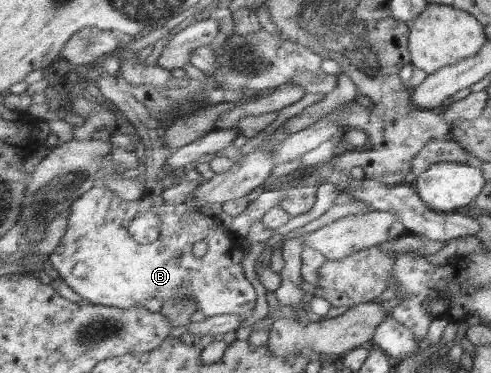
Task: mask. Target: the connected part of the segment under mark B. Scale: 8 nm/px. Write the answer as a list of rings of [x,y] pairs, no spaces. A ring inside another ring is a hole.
[[[98,184],[92,187],[88,192],[85,192],[72,206],[69,208],[70,214],[68,217],[68,230],[66,234],[62,237],[60,241],[60,246],[58,249],[54,251],[52,255],[49,256],[49,260],[51,261],[51,265],[53,268],[59,273],[59,276],[65,282],[67,286],[73,289],[86,303],[92,303],[94,305],[106,305],[106,306],[117,306],[117,307],[133,307],[142,305],[144,301],[147,301],[151,298],[162,299],[163,302],[171,299],[172,297],[179,297],[180,295],[186,295],[187,297],[192,297],[197,300],[199,310],[205,315],[207,318],[211,316],[218,315],[240,315],[245,319],[250,318],[252,314],[254,314],[254,308],[256,308],[256,300],[258,300],[258,294],[256,294],[256,290],[254,290],[254,286],[248,282],[248,278],[246,278],[246,274],[244,274],[244,268],[242,268],[242,260],[244,260],[244,245],[246,241],[244,238],[236,238],[231,236],[232,232],[230,227],[224,226],[224,222],[217,217],[213,216],[205,216],[202,213],[196,211],[193,213],[191,208],[186,205],[186,203],[182,203],[181,205],[168,205],[164,204],[162,209],[160,210],[161,220],[163,222],[163,229],[161,231],[160,238],[150,245],[142,245],[136,242],[136,239],[130,234],[129,226],[131,222],[134,220],[134,217],[141,212],[138,210],[138,206],[140,206],[140,200],[127,201],[126,199],[120,198],[117,192],[114,190],[110,190],[110,188]],[[200,240],[205,241],[205,243],[209,246],[208,252],[201,258],[196,258],[194,256],[194,244],[196,242],[200,242]]]

